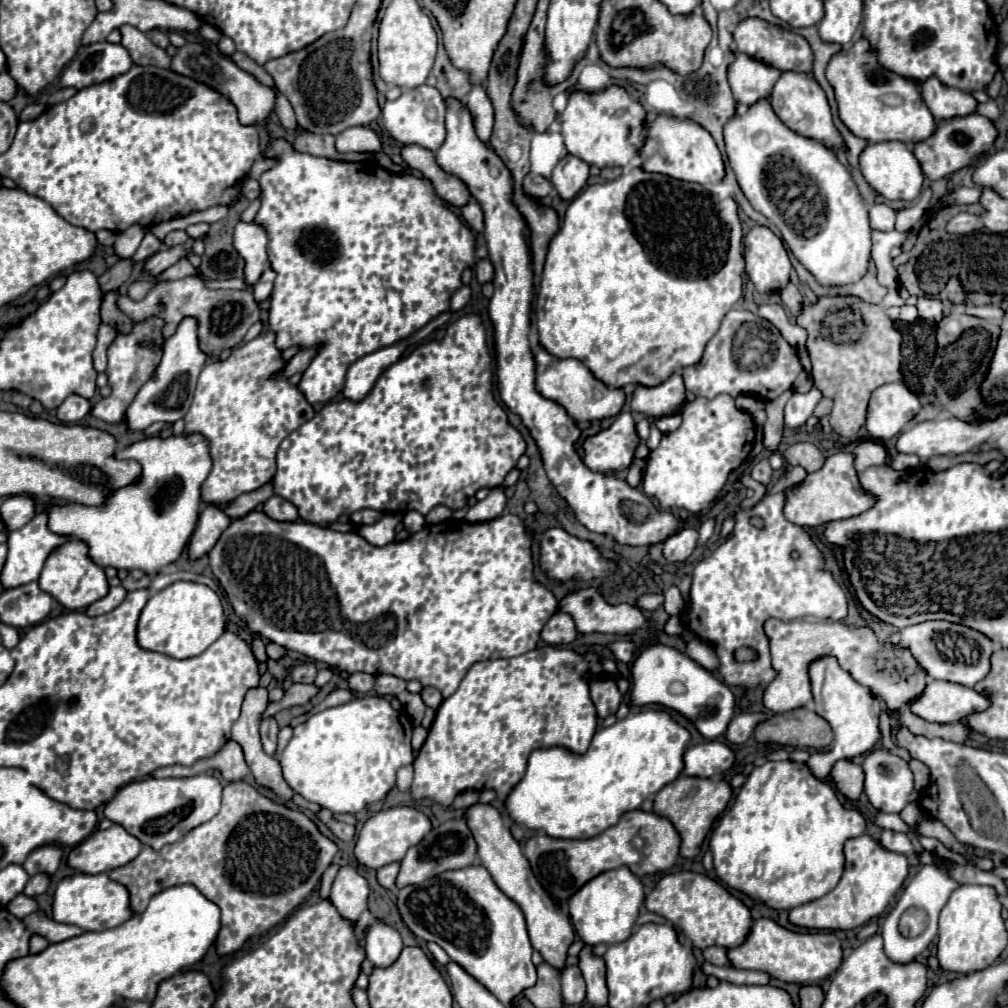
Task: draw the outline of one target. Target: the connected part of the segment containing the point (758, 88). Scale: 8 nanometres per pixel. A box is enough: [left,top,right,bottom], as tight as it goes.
[728,54,778,106]

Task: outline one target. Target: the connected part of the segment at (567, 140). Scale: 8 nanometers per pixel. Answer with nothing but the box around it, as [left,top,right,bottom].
[558,84,644,168]

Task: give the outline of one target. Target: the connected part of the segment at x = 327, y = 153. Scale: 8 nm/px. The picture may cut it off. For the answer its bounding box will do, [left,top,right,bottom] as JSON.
[294,134,374,162]

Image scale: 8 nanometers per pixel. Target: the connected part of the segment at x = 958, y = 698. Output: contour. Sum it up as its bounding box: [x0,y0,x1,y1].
[910,680,988,722]

